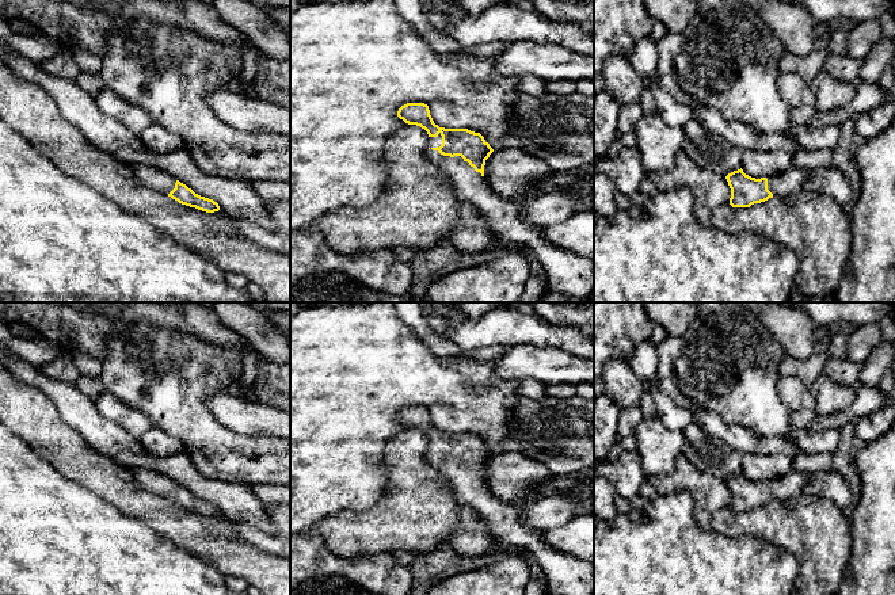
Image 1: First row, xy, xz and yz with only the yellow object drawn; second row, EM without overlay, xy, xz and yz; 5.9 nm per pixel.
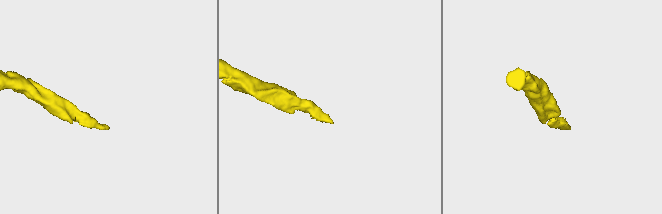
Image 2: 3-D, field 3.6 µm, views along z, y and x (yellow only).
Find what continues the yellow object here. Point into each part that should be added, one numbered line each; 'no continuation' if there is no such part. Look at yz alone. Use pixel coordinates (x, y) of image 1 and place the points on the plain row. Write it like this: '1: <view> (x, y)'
1: yz (791, 485)

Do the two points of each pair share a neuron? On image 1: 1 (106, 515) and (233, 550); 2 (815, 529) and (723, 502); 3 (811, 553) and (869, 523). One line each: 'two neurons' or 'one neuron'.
1: two neurons
2: two neurons
3: two neurons

